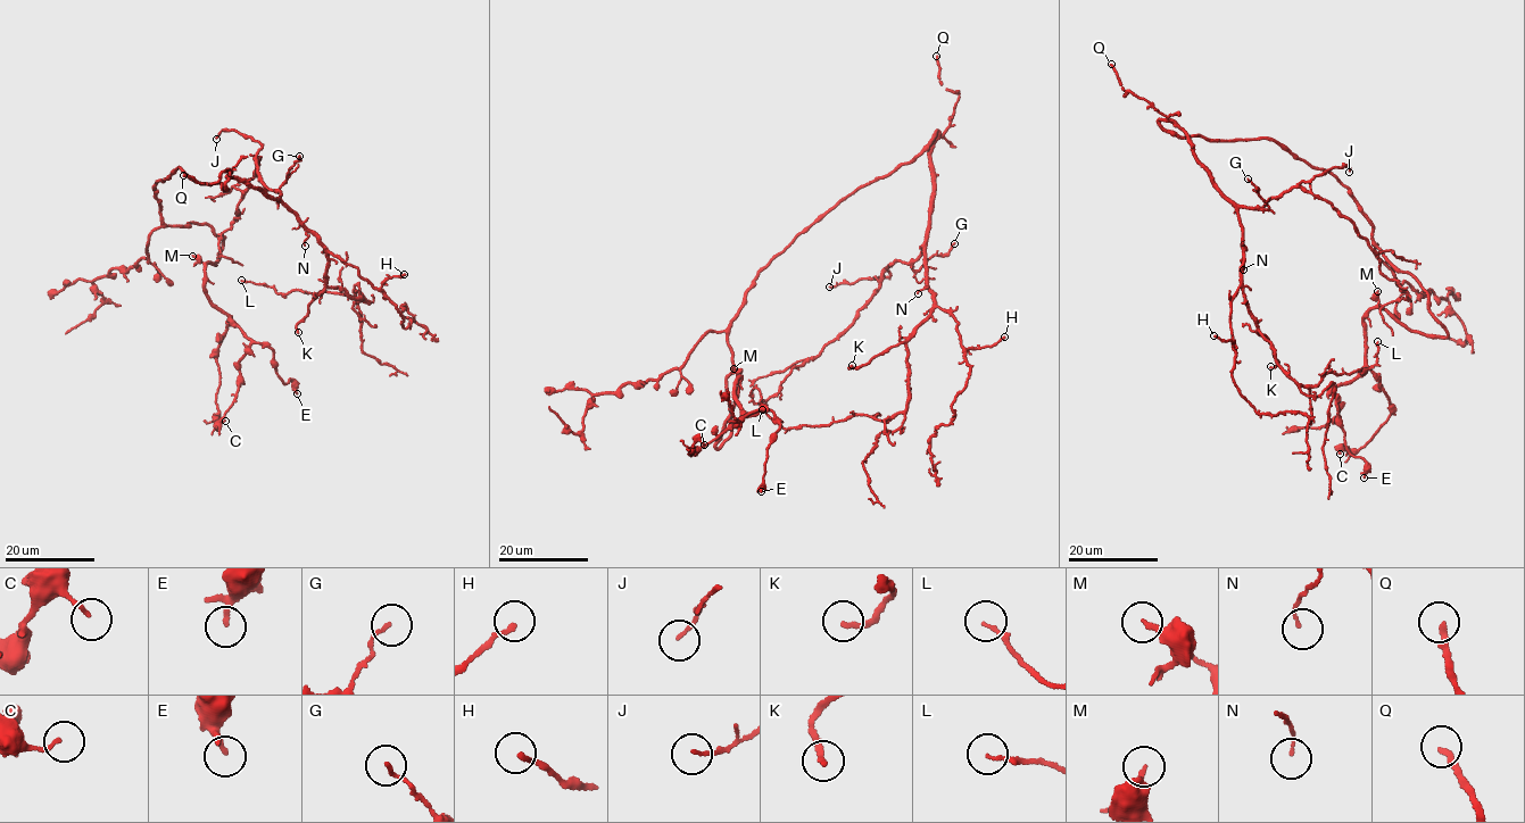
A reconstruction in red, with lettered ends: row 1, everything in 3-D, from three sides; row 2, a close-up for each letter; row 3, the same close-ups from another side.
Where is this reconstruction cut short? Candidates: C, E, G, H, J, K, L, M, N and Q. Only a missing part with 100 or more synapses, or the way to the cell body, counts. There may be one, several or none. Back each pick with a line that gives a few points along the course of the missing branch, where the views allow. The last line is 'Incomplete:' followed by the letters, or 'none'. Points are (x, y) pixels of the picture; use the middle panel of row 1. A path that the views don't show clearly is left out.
Incomplete: Q

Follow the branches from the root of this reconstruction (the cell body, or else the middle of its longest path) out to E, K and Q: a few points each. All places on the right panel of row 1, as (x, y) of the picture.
E: (1258, 139), (1335, 176), (1447, 333), (1409, 329), (1374, 307), (1364, 318), (1361, 371), (1333, 391), (1364, 477)
K: (1258, 139), (1183, 136), (1159, 121), (1183, 129), (1235, 207), (1244, 300), (1273, 348), (1278, 363), (1270, 366)
Q: (1258, 139), (1216, 141), (1167, 131), (1159, 121), (1166, 117), (1150, 104), (1132, 92), (1124, 96), (1111, 64)

